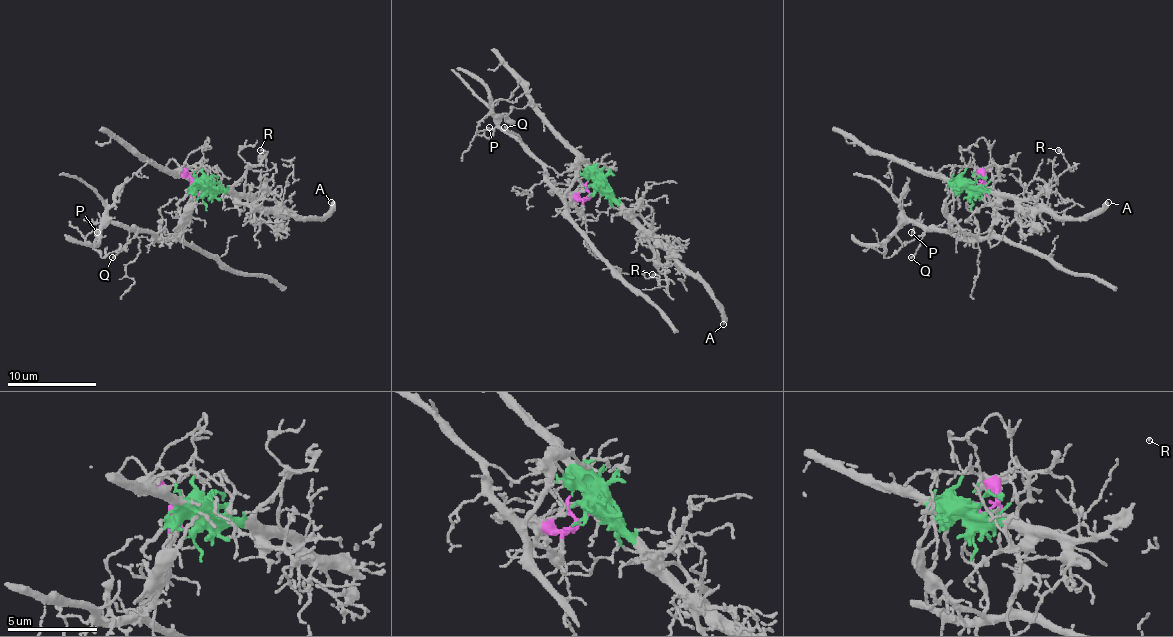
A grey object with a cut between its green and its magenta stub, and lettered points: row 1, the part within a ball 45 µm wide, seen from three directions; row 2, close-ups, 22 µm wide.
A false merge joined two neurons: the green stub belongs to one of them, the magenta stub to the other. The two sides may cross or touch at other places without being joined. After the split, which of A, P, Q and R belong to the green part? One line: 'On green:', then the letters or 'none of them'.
On green: A, R

